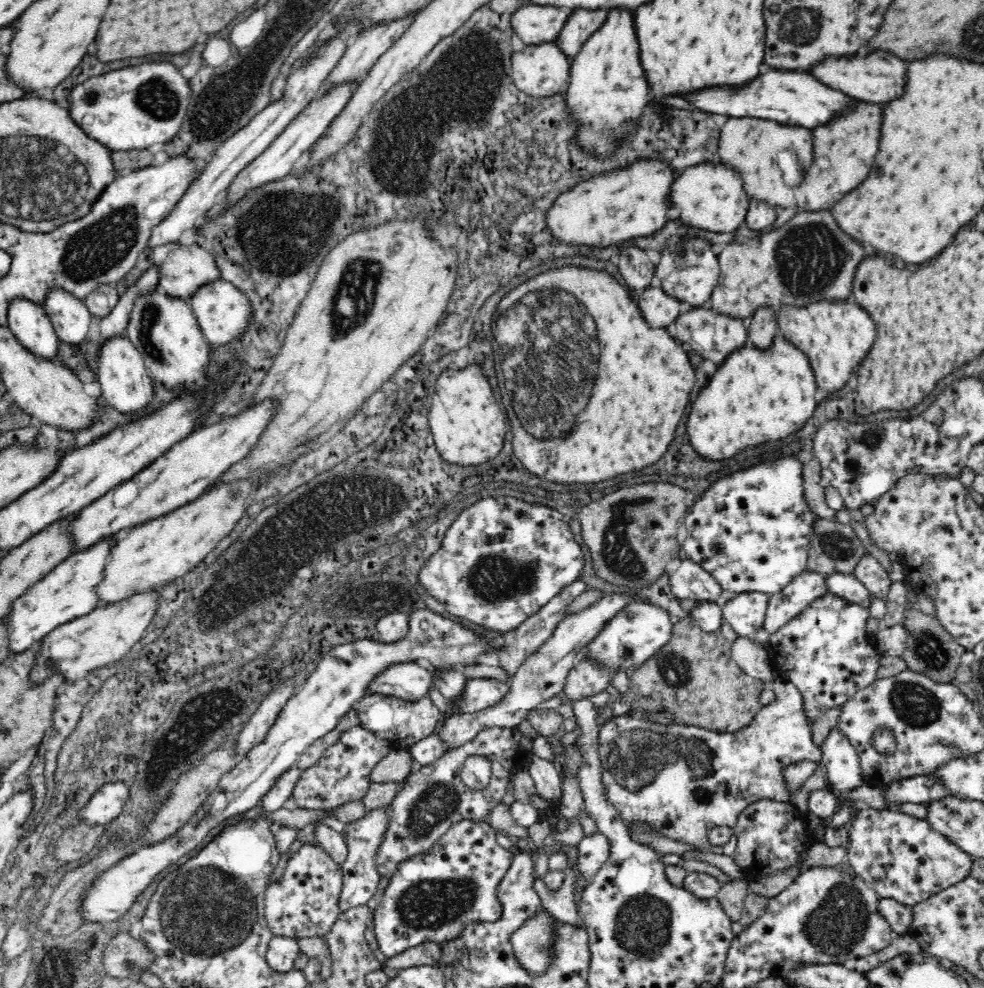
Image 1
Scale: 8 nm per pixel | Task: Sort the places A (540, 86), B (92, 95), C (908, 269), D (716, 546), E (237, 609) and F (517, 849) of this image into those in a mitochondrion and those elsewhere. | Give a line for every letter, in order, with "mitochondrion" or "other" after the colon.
A: other
B: mitochondrion
C: other
D: mitochondrion
E: mitochondrion
F: other

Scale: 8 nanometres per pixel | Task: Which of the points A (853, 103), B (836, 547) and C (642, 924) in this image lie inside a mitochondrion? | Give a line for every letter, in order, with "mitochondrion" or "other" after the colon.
A: other
B: mitochondrion
C: mitochondrion

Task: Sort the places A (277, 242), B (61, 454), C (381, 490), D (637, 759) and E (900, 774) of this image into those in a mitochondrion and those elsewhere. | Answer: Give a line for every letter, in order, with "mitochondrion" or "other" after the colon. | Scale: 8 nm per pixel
A: mitochondrion
B: other
C: mitochondrion
D: mitochondrion
E: other

